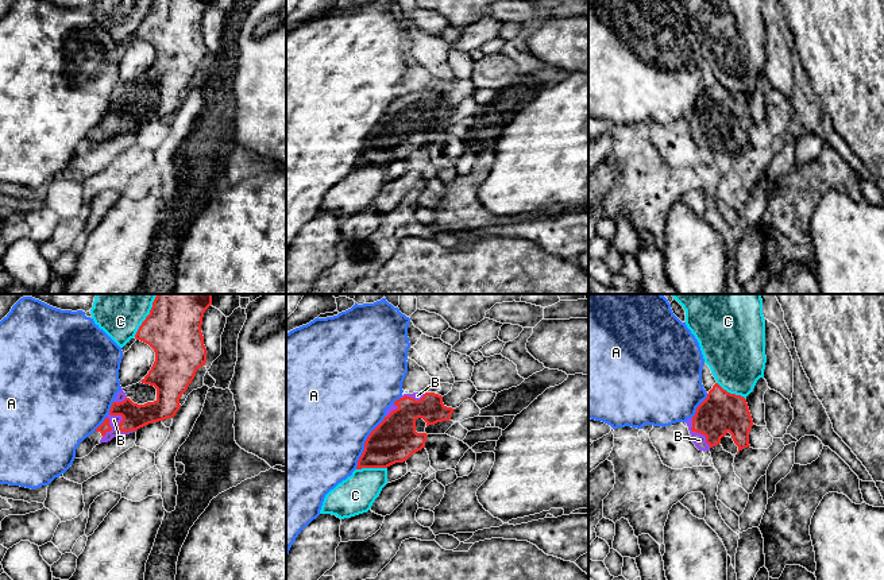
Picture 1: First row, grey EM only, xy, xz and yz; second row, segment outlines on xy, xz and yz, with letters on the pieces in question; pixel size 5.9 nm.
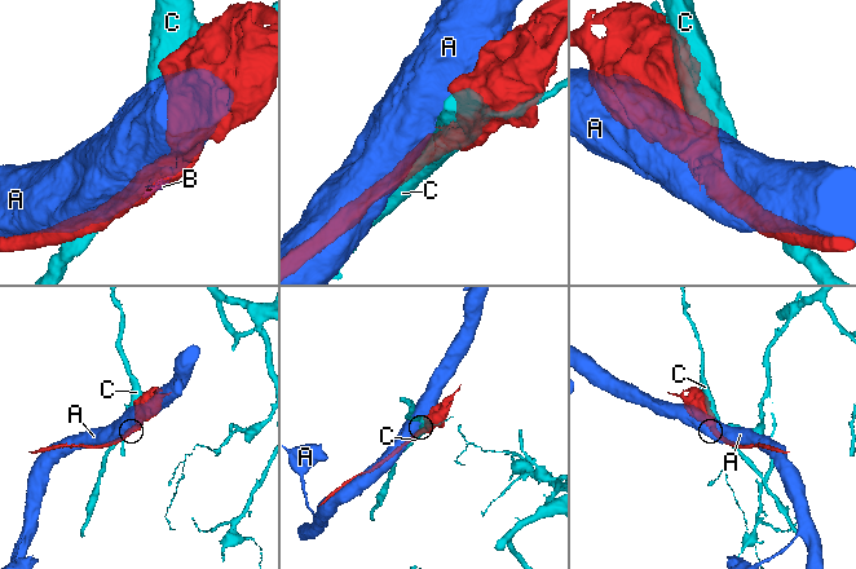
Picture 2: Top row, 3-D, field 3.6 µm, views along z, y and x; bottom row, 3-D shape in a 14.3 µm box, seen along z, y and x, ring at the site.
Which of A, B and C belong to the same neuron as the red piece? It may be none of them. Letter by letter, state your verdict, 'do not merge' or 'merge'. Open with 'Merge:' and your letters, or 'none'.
Merge: B
A: do not merge
B: merge
C: do not merge

